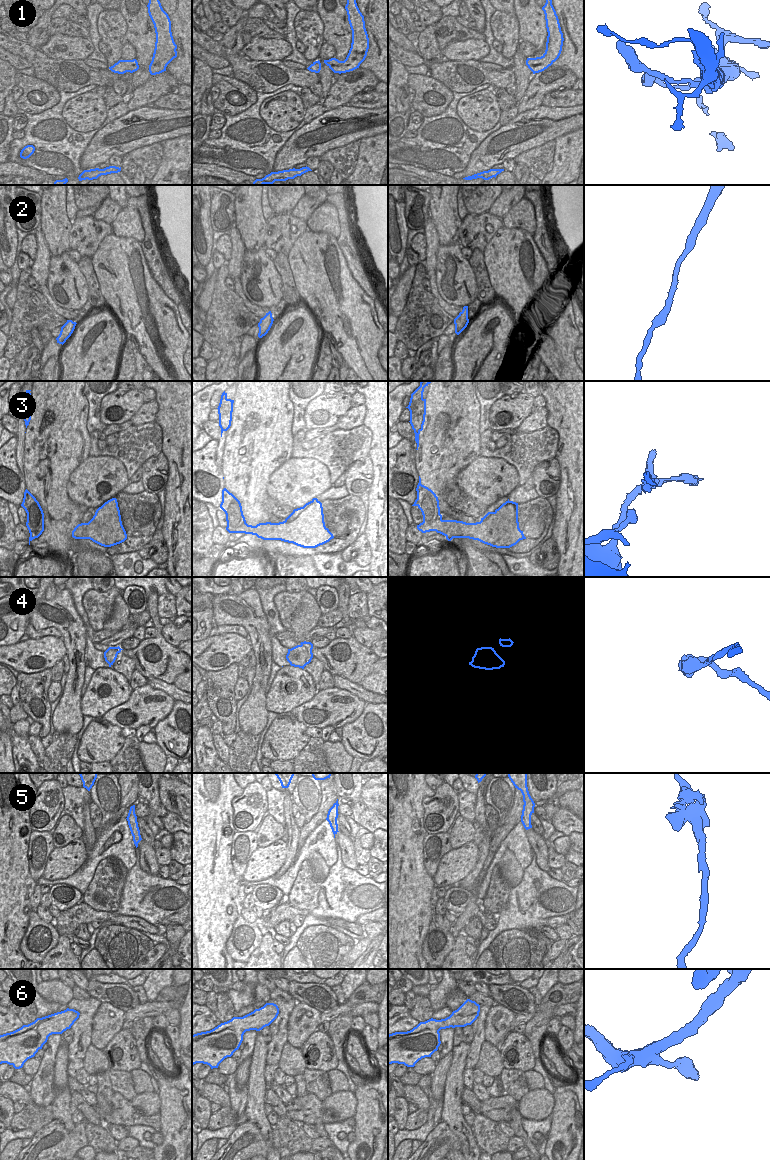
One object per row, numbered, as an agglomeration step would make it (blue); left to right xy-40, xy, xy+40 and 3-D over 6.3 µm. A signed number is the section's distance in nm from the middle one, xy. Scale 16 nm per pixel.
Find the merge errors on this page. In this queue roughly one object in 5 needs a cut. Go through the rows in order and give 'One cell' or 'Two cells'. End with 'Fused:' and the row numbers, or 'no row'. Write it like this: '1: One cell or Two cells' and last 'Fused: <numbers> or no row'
1: One cell
2: One cell
3: Two cells
4: Two cells
5: Two cells
6: One cell
Fused: 3, 4, 5

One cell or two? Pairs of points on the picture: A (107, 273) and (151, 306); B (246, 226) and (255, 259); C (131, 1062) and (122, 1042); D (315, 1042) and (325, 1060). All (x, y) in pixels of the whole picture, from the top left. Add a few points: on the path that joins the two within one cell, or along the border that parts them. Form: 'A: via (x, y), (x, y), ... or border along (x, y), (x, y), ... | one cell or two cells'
A: via (118, 278), (140, 300) | one cell
B: border along (263, 247), (257, 250), (246, 250) | two cells
C: via (126, 1057), (123, 1047) | one cell
D: via (319, 1046), (322, 1056) | one cell

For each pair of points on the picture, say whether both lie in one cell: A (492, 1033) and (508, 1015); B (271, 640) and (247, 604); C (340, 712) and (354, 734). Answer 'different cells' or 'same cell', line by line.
A: same cell
B: same cell
C: different cells

